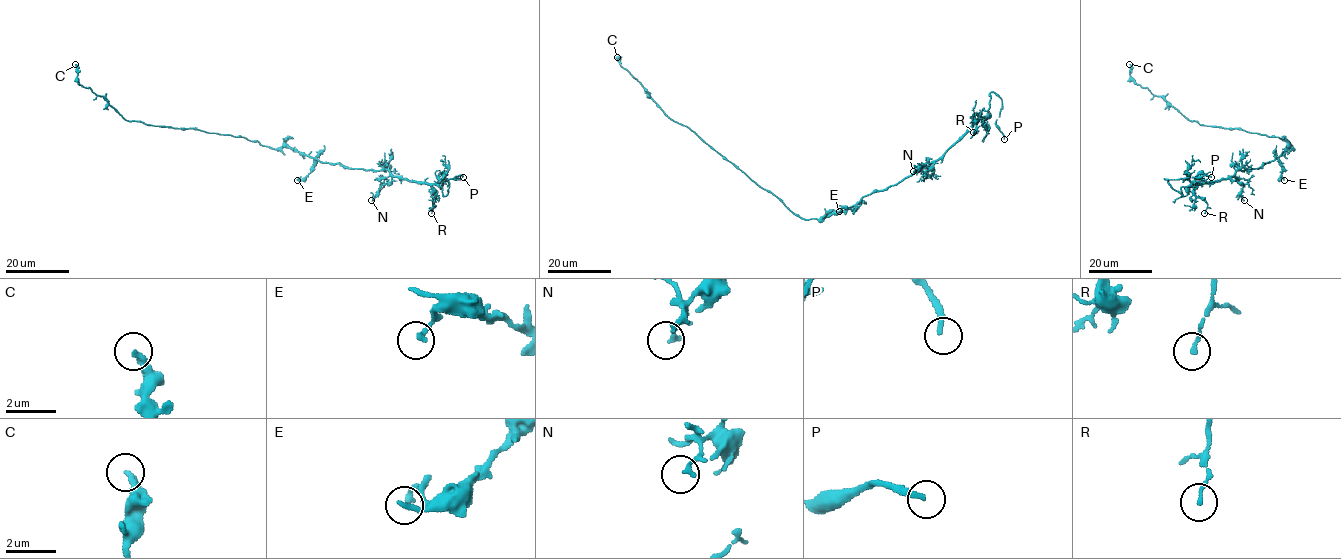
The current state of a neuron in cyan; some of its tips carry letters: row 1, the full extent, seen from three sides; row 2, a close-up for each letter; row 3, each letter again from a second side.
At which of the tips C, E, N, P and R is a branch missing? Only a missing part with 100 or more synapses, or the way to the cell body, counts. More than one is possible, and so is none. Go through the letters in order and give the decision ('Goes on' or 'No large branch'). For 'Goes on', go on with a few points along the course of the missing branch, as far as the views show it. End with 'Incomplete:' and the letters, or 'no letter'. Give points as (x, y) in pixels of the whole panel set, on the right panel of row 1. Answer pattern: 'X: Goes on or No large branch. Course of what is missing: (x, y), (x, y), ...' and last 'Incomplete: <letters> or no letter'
C: No large branch
E: No large branch
N: No large branch
P: Goes on. Course of what is missing: (1211, 177), (1232, 175), (1238, 181), (1252, 184), (1268, 197), (1278, 199)
R: No large branch
Incomplete: P

